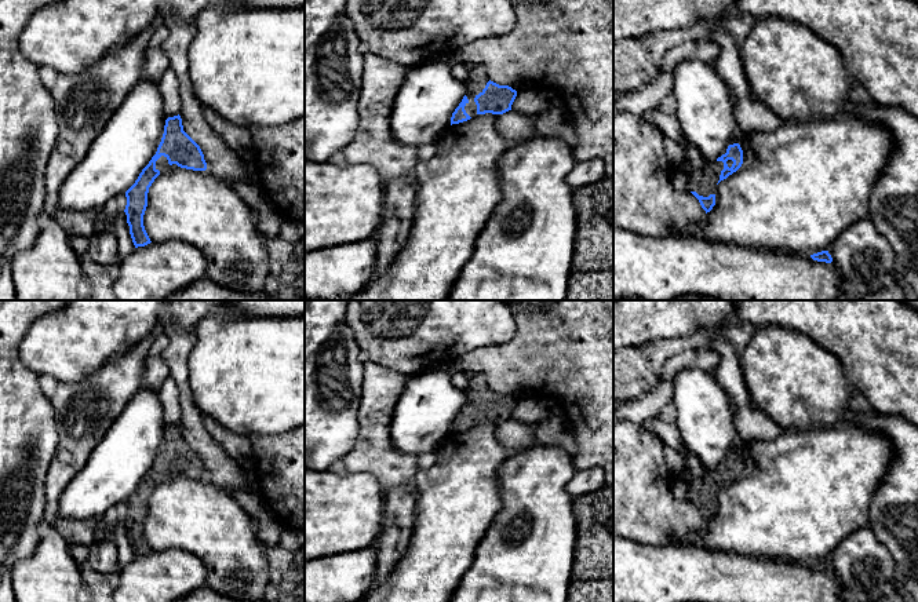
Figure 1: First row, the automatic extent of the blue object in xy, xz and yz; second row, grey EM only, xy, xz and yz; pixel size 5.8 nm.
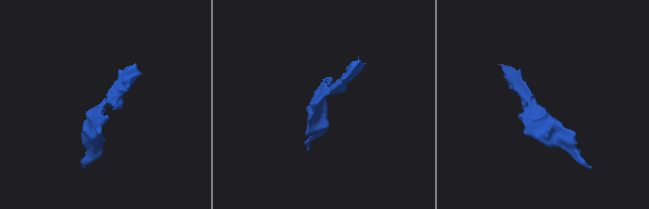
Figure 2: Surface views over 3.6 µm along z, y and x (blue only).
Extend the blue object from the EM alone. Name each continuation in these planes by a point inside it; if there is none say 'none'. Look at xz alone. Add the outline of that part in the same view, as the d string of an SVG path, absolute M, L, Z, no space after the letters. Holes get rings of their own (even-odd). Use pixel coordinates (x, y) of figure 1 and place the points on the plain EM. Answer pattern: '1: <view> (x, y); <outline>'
1: xz (477, 389); M473 373L473 376L469 379L469 387L466 388L466 405L469 411L466 412L465 419L470 426L477 424L477 413L474 406L482 401L488 390L489 386L487 376L482 373Z

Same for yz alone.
1: yz (705, 492); M706 468L706 475L702 481L691 479L688 482L688 495L691 500L696 500L699 504L708 506L715 503L717 492L720 489L721 479L724 478L722 470Z

